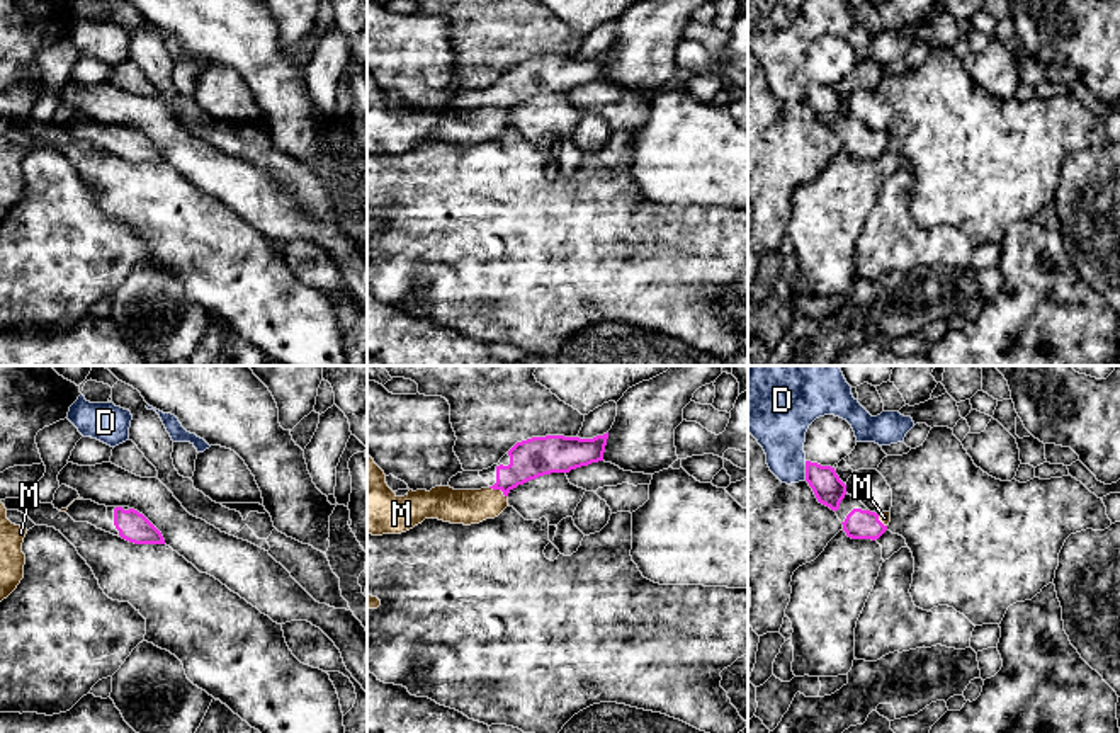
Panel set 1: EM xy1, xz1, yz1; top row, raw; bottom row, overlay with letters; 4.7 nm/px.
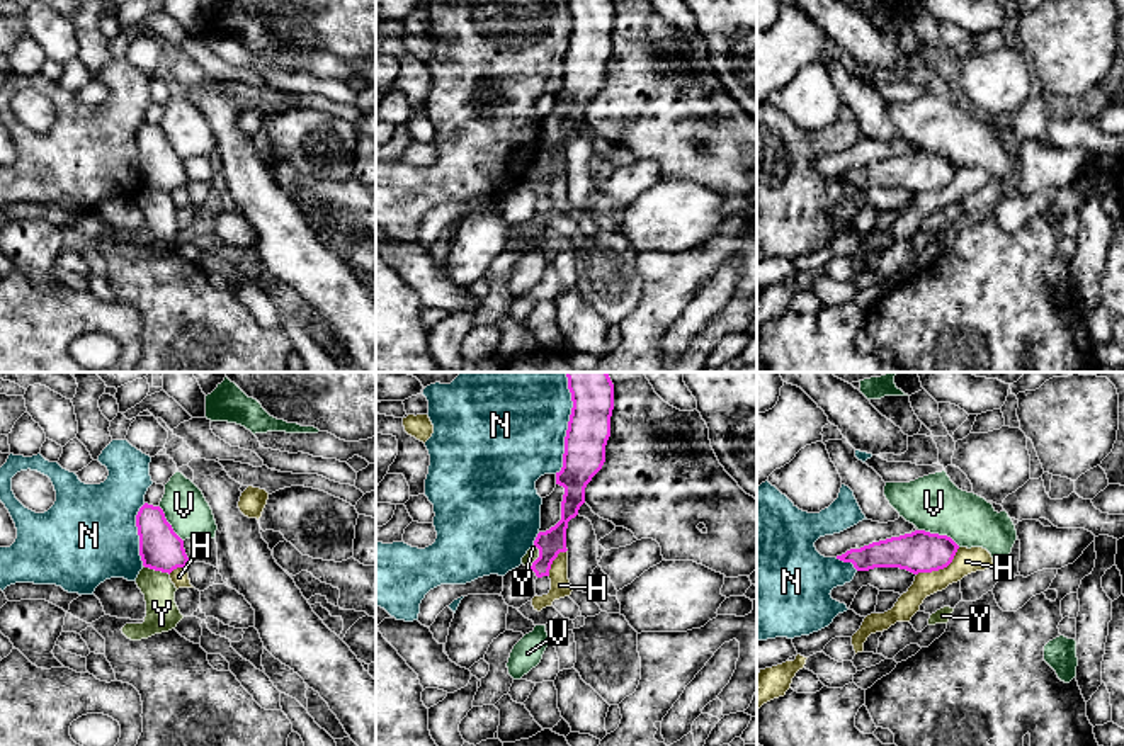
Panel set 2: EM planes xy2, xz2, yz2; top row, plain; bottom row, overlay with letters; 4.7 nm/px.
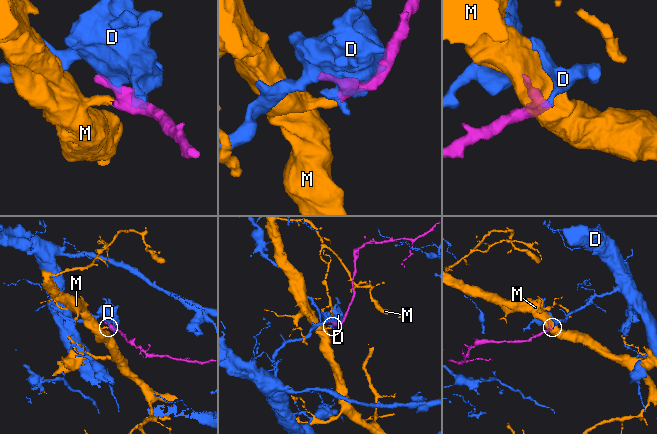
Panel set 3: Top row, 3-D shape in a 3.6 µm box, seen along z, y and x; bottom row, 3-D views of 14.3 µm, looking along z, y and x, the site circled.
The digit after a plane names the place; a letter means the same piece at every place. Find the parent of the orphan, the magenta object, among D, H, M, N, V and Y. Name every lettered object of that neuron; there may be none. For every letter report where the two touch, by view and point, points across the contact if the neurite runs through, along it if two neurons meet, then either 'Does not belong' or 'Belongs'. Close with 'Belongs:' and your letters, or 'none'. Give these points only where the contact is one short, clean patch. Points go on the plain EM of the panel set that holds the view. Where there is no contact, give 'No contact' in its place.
D: Touches magenta at yz1 (806, 89). Boundary: yz1 (804, 80), (806, 97). Does not belong
H: Touches magenta at yz2 (941, 187). Boundary: yz2 (959, 167), (946, 186), (917, 194). Does not belong
M: Touches magenta at xz1 (498, 107). Path across: xz1 (537, 75), (498, 107), (483, 123), (466, 126). Belongs
N: Touches magenta at xz2 (568, 48). Does not belong
V: Touches magenta at yz2 (937, 153). Boundary: yz2 (919, 148), (946, 153), (959, 165). Does not belong
Y: Touches magenta at xy2 (157, 189). Boundary: xy2 (143, 184), (169, 194). Does not belong
Belongs: M

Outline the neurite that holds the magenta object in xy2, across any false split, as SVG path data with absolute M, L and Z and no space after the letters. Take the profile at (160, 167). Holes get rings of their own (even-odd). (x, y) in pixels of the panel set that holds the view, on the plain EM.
M145 122L136 134L136 146L145 187L170 194L187 185L184 160L173 151L160 126Z

